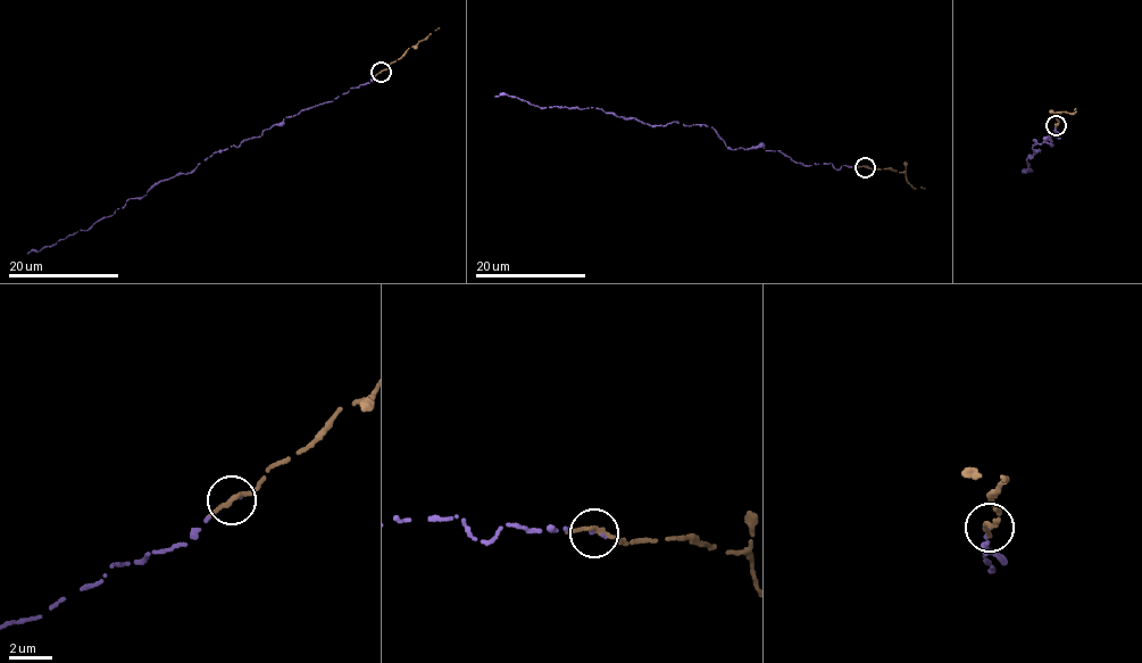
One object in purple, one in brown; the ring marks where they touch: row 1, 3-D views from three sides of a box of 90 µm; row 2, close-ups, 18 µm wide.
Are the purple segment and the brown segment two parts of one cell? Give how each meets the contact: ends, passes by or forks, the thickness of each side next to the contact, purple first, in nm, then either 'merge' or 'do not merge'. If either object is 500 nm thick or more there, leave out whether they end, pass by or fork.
purple ends | brown passes by | 140/220 nm | merge

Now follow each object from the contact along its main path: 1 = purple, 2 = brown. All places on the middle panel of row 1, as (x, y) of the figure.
1: (865, 167), (801, 165), (761, 144), (730, 149), (707, 124), (651, 125), (597, 108), (543, 108), (494, 97)
2: (865, 166), (903, 172), (913, 187), (925, 189)

